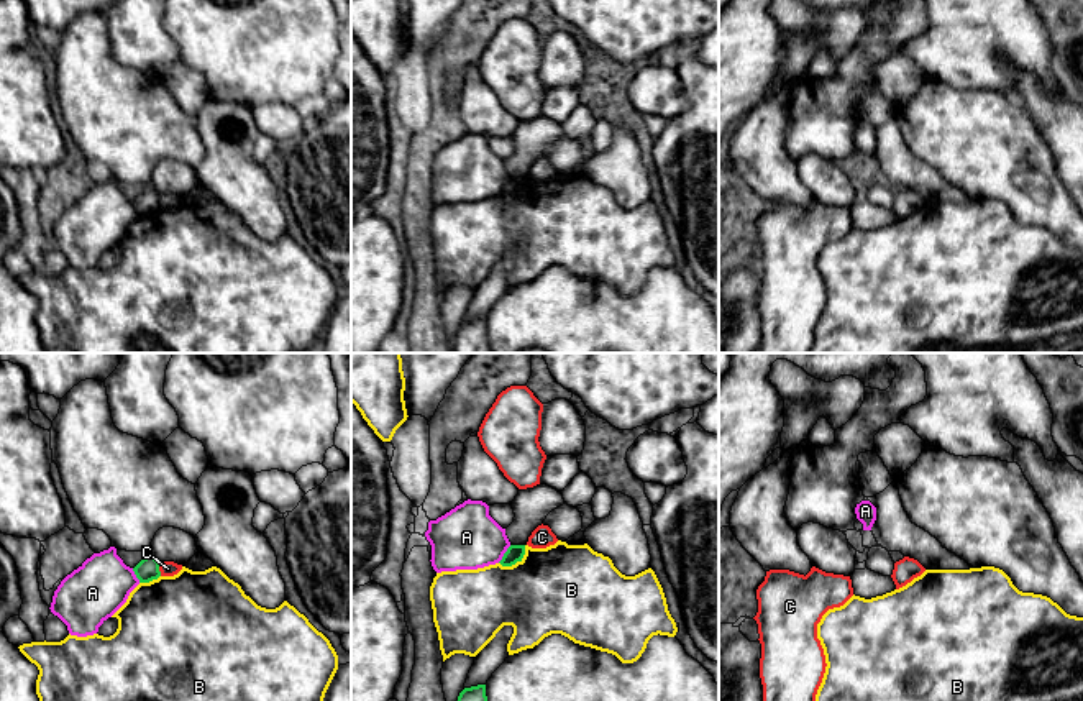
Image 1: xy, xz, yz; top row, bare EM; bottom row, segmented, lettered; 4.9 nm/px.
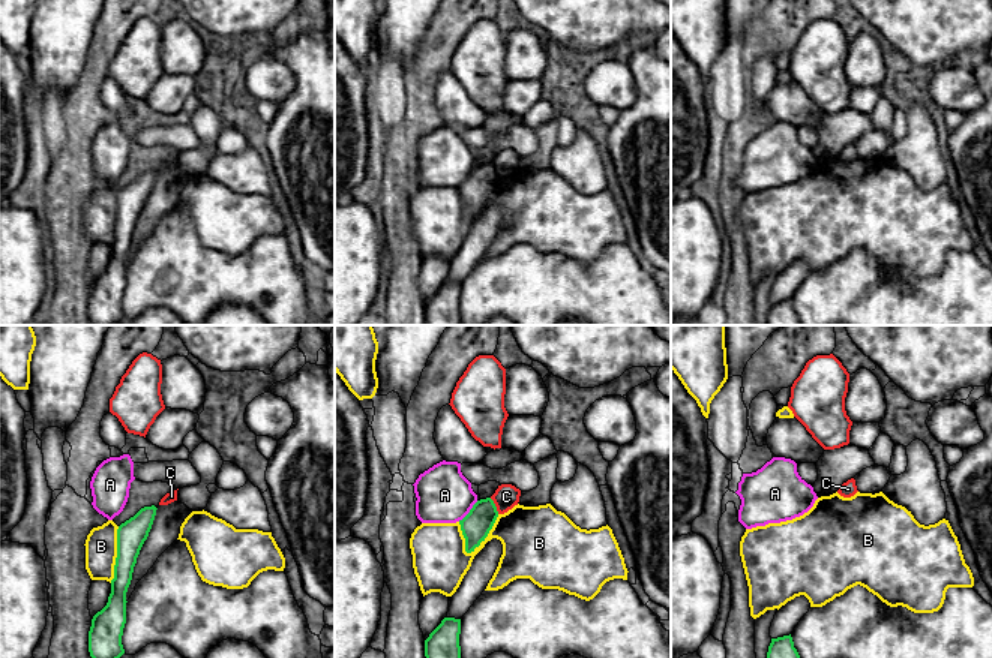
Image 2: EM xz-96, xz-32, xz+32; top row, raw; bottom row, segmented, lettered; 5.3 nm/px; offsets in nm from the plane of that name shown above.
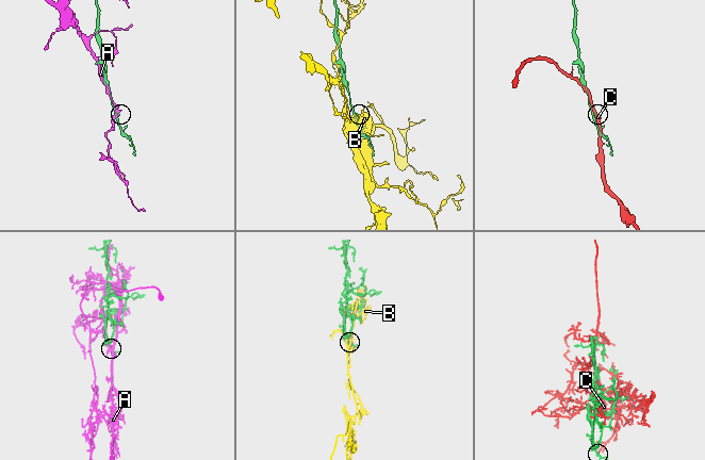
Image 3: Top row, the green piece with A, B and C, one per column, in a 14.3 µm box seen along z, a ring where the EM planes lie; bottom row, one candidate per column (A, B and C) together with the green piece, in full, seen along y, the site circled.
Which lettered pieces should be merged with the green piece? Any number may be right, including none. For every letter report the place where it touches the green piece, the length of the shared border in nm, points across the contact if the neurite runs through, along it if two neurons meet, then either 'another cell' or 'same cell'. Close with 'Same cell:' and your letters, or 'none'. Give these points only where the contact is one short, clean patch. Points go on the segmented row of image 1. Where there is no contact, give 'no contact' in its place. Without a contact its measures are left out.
A: meets green in xz at (504, 554); contact 110 nm long; border along xz (511, 545), (498, 562); another cell
B: meets green in xz at (516, 562); contact 160 nm long; another cell
C: meets green in xy at (158, 568); contact 70 nm long; border along xy (158, 562), (161, 575); another cell
Same cell: none

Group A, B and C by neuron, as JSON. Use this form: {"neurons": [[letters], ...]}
{"neurons": [["A"], ["B"], ["C"]]}

